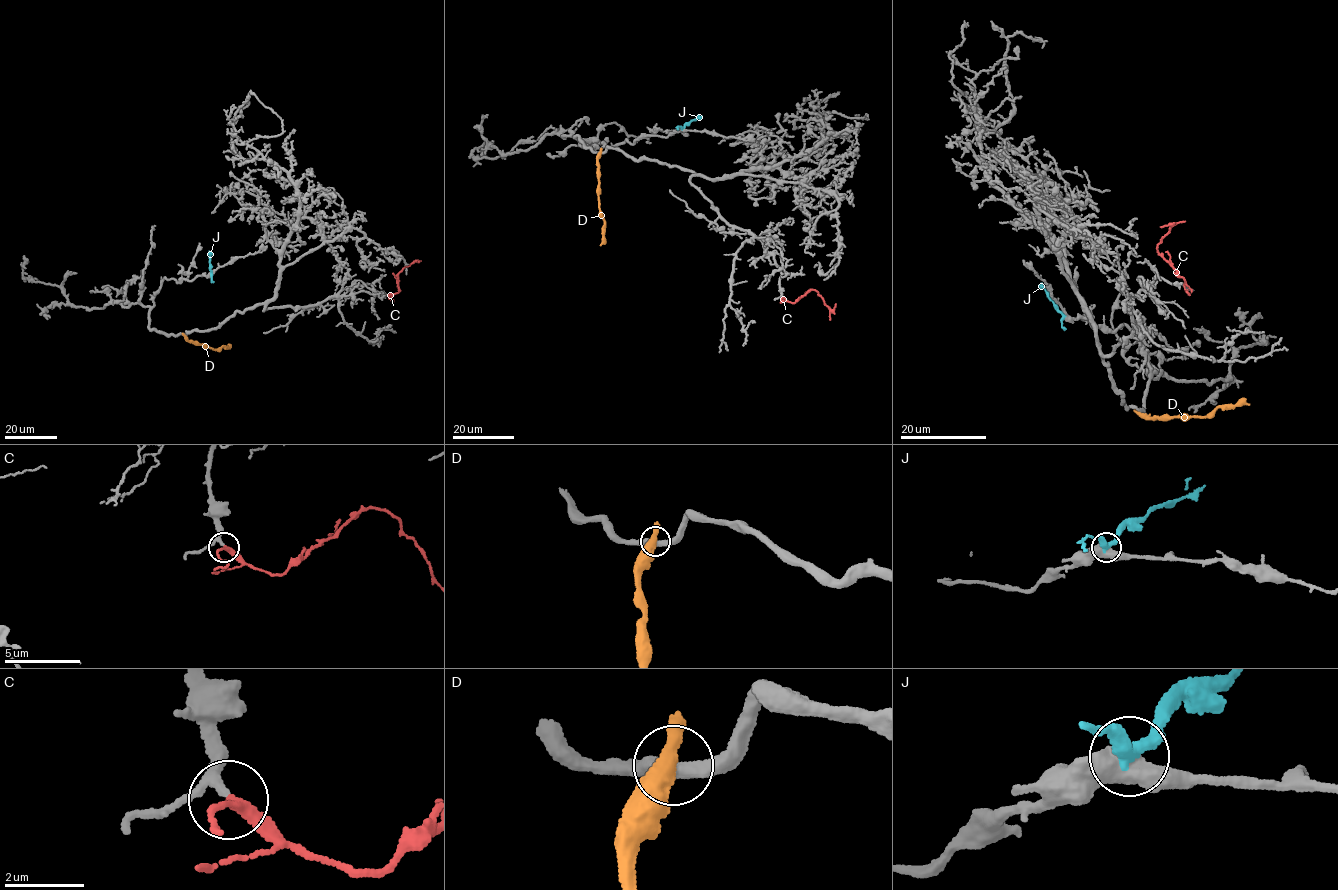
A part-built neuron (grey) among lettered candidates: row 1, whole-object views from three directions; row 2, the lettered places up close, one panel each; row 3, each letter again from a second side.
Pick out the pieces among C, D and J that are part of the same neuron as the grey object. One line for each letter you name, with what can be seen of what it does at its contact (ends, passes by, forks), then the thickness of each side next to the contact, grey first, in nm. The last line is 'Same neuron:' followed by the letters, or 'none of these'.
C: it passes by; 200 nm thick on the grey side, 240 nm on the other
Same neuron: C

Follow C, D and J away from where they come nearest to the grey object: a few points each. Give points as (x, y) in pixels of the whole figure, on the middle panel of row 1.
C: (782, 297), (794, 302), (814, 289), (829, 309), (830, 319)
D: (601, 152), (598, 200), (604, 222), (604, 240), (600, 245)
J: (682, 129), (700, 116)

